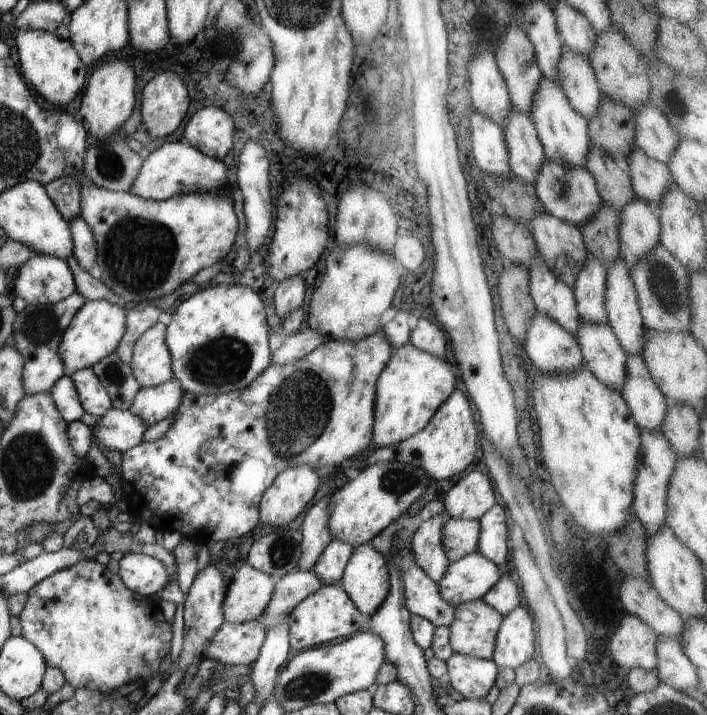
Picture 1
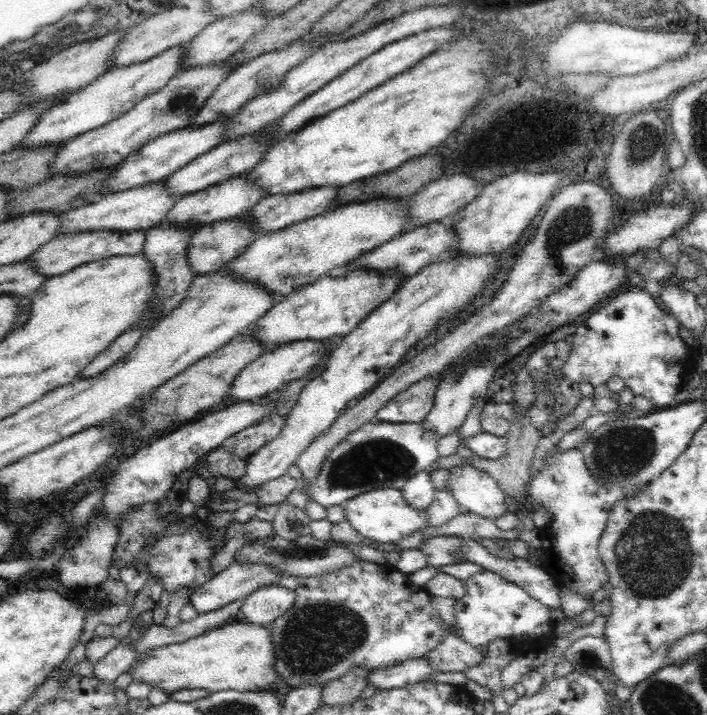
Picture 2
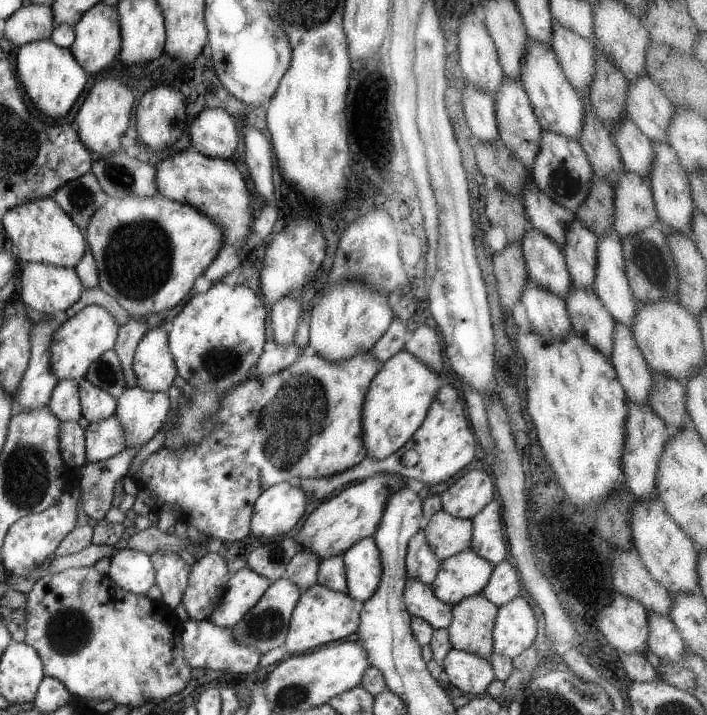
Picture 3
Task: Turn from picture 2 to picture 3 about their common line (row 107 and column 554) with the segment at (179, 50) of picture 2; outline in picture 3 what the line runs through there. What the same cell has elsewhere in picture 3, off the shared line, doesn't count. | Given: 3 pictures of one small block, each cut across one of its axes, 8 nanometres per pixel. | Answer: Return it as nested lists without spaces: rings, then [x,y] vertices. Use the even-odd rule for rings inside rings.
[[[527,38],[525,46],[527,50],[521,60],[519,80],[539,126],[542,130],[549,130],[553,134],[578,141],[583,128],[583,114],[585,114],[578,92],[567,82],[561,64],[557,64],[557,58],[550,44],[541,44],[541,42],[535,42],[533,38]]]

